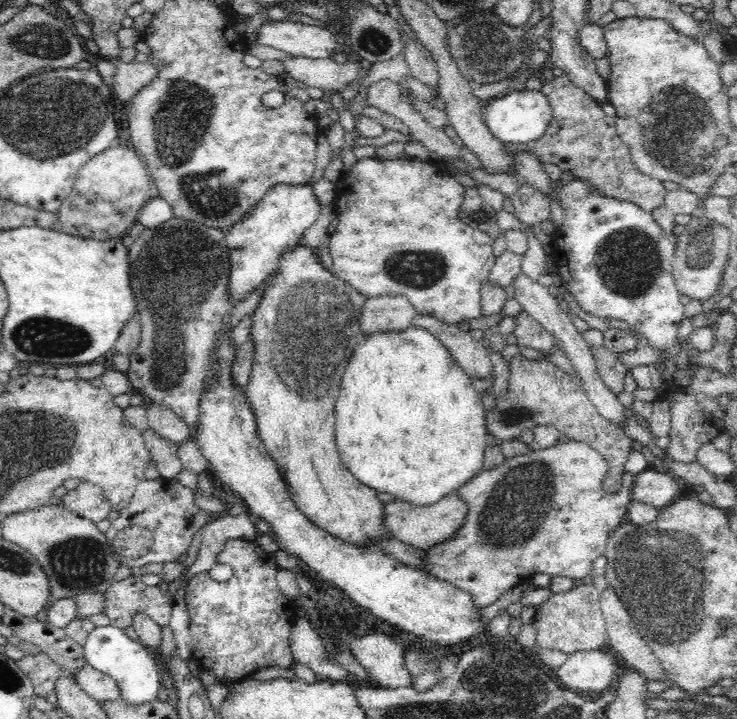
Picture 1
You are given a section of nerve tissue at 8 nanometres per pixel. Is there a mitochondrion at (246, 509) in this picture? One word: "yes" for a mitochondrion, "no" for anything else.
no

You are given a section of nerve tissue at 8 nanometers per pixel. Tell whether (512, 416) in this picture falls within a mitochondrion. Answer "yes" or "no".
yes

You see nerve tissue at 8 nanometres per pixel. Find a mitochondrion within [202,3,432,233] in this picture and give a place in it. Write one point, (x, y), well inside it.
(374, 41)

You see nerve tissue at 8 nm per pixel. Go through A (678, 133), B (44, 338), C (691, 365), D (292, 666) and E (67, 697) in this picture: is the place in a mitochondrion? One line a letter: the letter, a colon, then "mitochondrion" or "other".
A: mitochondrion
B: mitochondrion
C: other
D: other
E: other

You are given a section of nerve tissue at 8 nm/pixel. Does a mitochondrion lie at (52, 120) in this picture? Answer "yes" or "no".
yes

